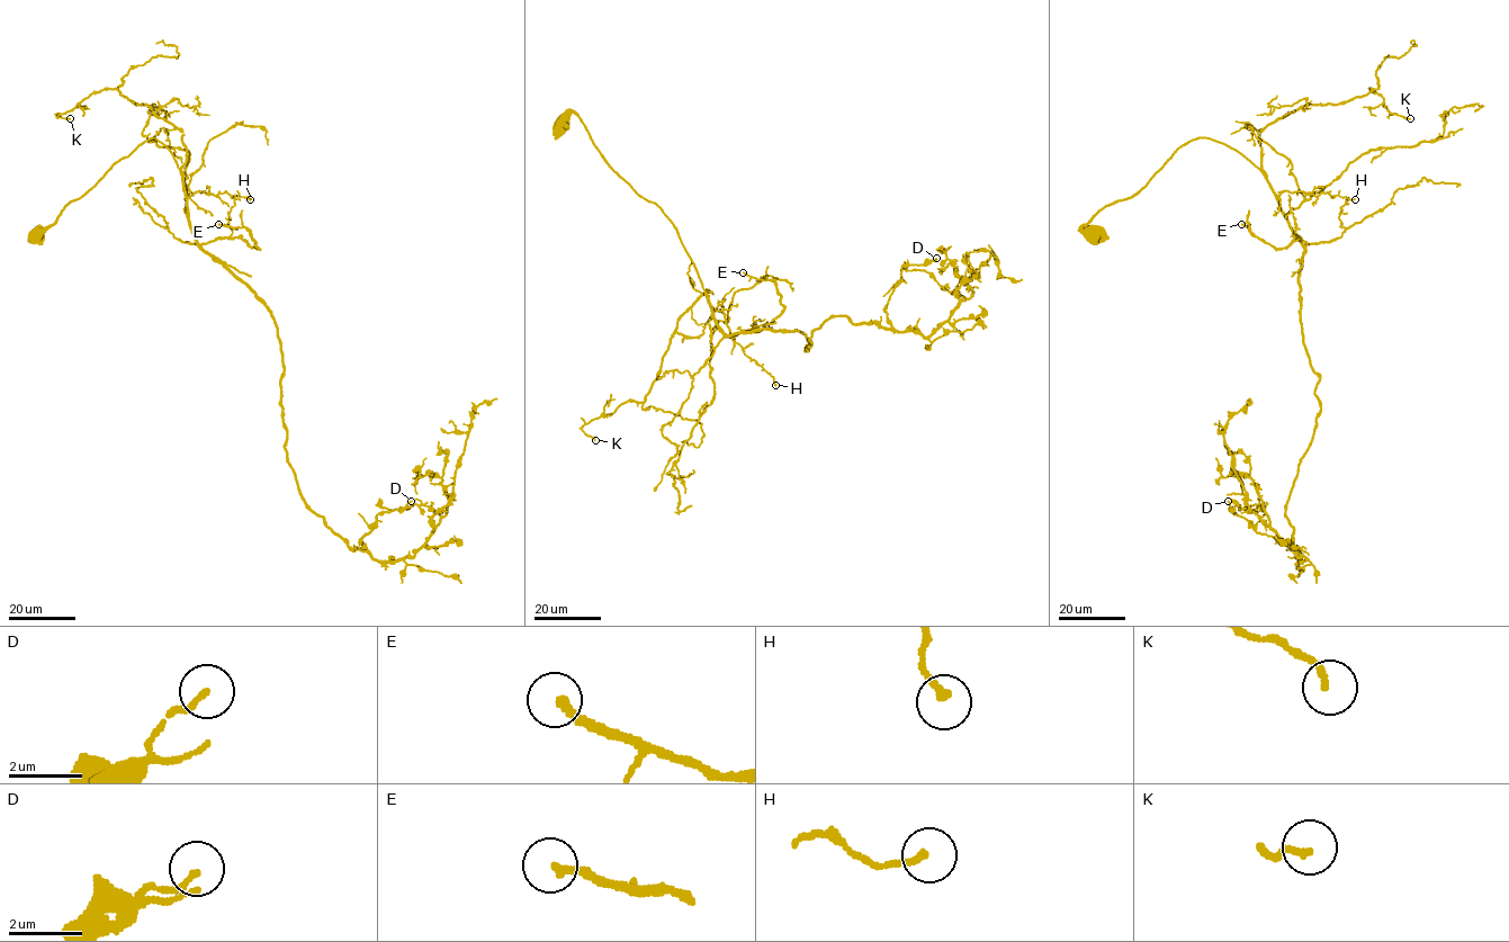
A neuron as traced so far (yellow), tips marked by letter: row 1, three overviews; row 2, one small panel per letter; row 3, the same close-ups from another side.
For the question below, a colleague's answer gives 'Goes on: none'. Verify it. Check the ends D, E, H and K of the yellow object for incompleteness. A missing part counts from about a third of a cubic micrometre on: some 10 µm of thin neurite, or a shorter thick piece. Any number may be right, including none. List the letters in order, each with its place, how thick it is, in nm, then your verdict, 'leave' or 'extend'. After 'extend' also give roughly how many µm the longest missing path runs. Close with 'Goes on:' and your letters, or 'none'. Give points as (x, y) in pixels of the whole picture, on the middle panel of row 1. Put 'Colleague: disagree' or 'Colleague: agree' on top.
Colleague: disagree
D: at (936, 258); 150 nm thick; leave
E: at (743, 272); 240 nm thick; extend; about 25 µm are missing
H: at (775, 385); 190 nm thick; leave
K: at (595, 440); 180 nm thick; leave
Goes on: E

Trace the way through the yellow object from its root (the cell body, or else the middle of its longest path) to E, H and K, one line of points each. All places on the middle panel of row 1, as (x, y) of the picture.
E: (560, 125), (573, 111), (604, 161), (663, 212), (729, 337), (768, 324), (783, 308), (773, 280), (743, 272)
H: (560, 125), (573, 111), (604, 161), (663, 212), (710, 304), (724, 314), (731, 338), (775, 385)
K: (560, 125), (578, 117), (604, 161), (672, 222), (711, 292), (677, 321), (646, 398), (582, 428), (595, 440)

